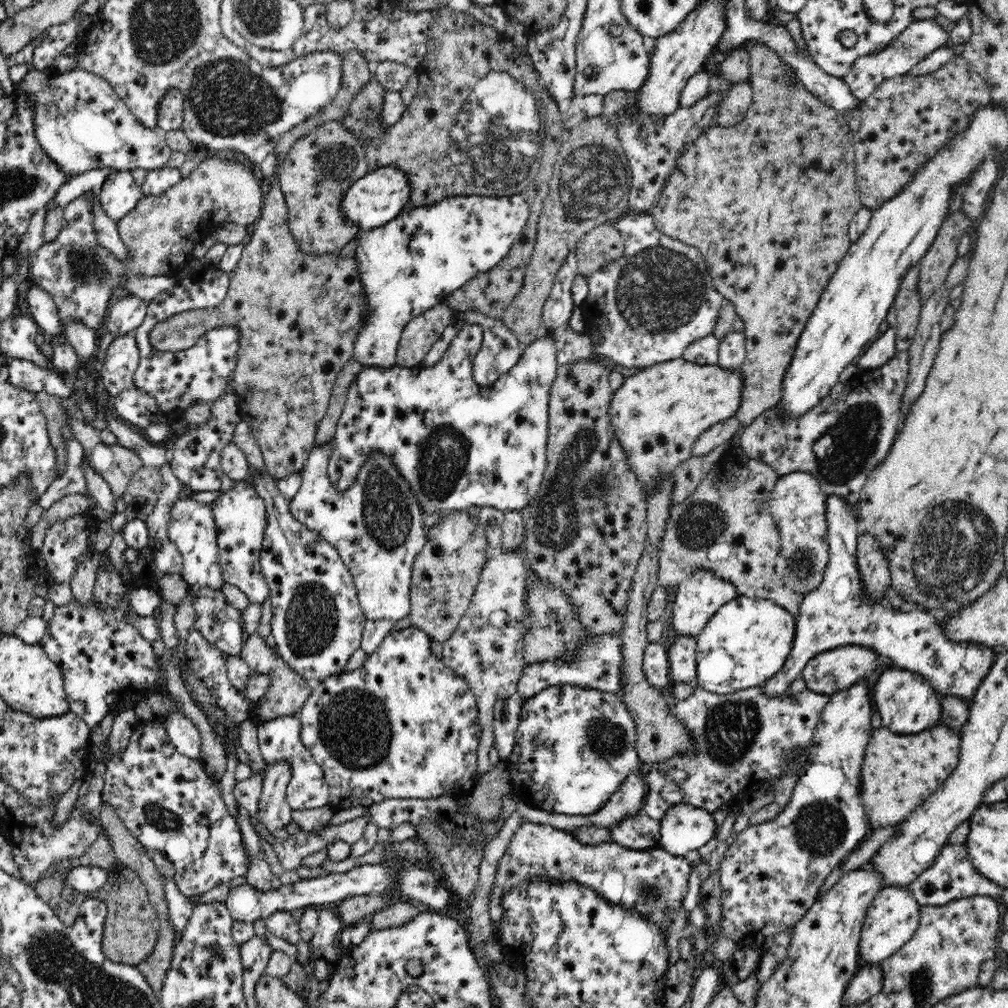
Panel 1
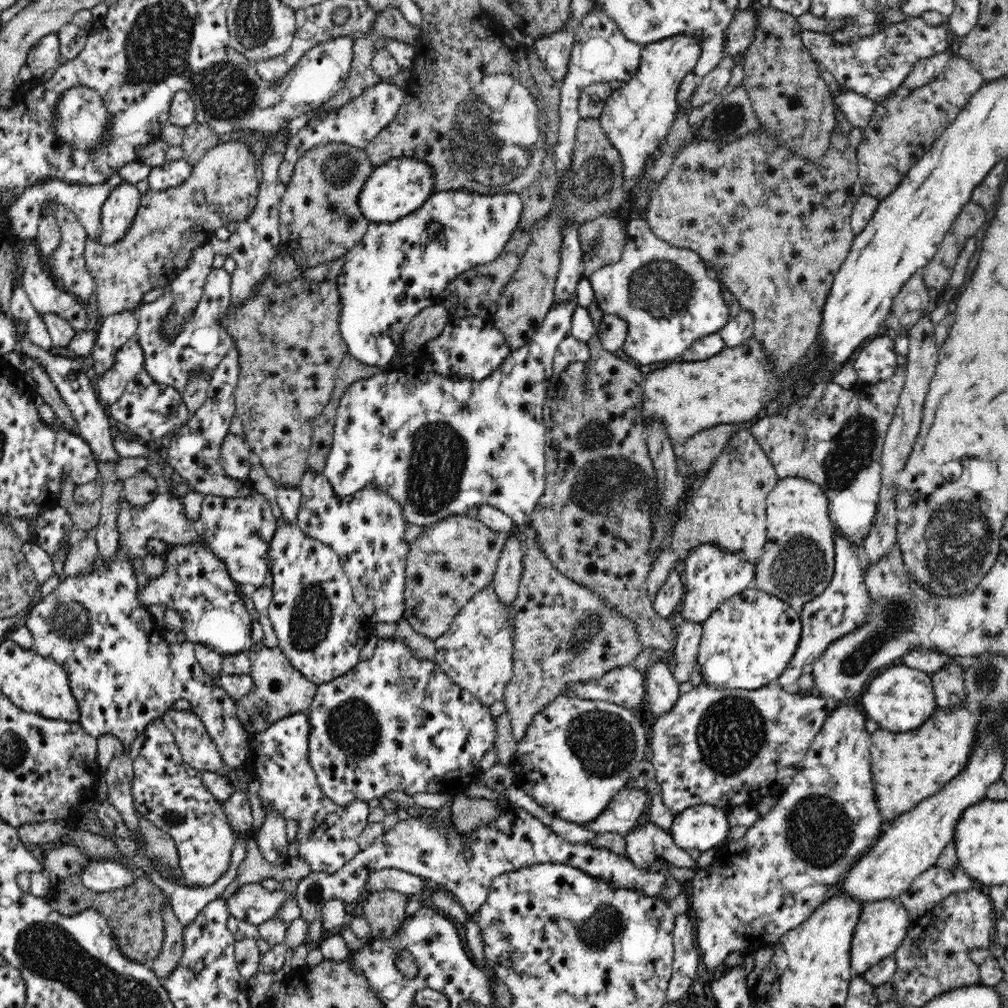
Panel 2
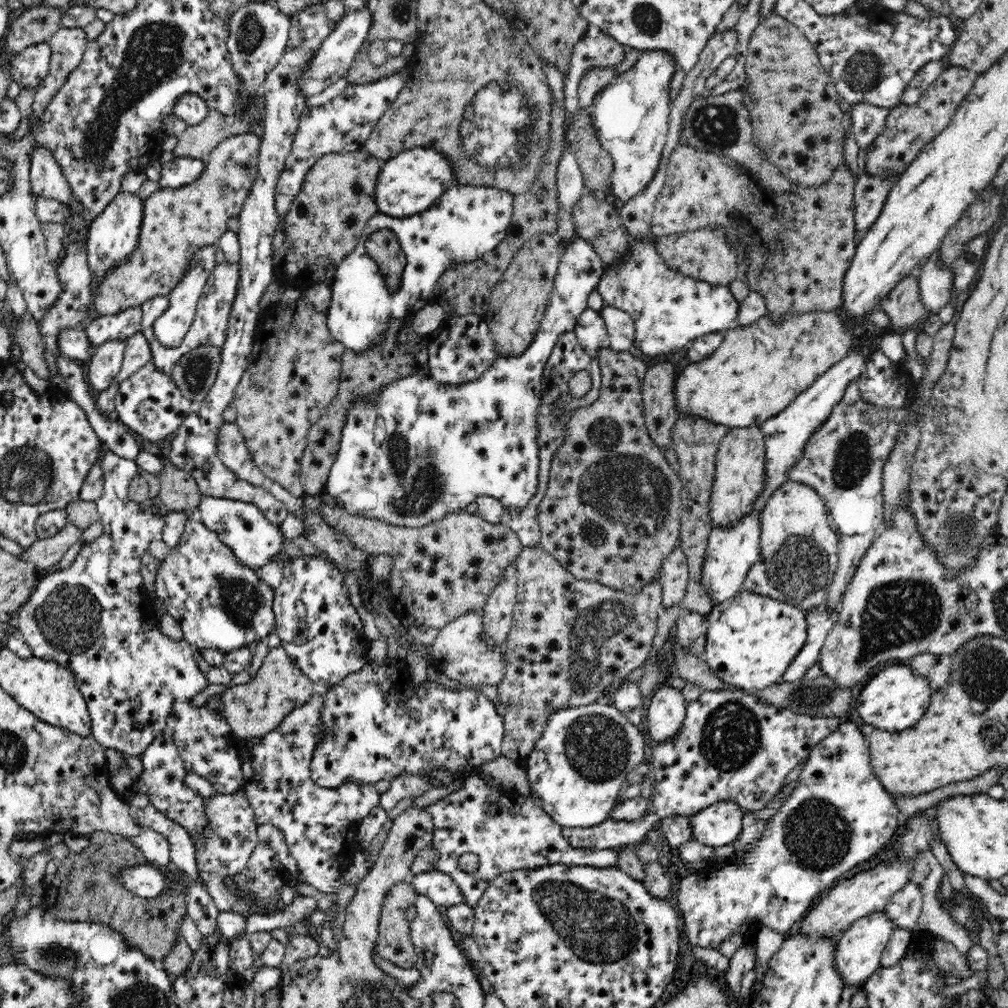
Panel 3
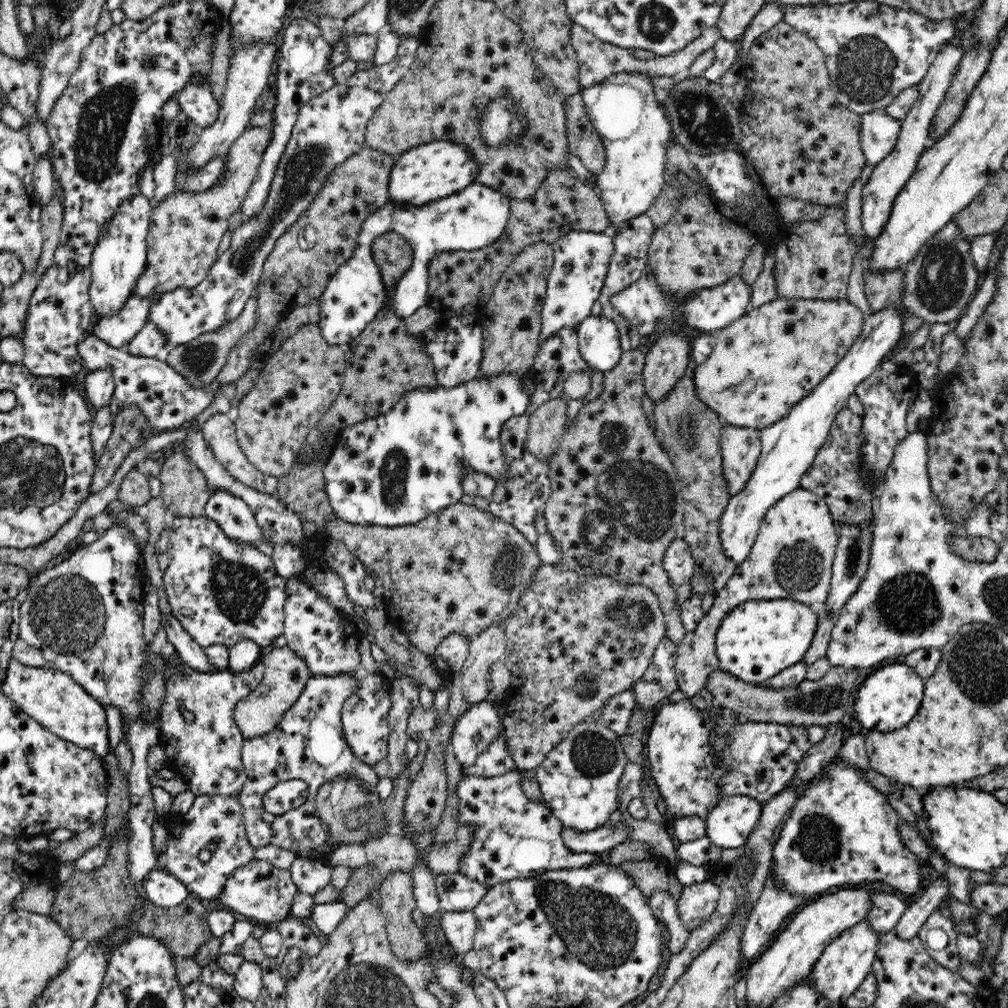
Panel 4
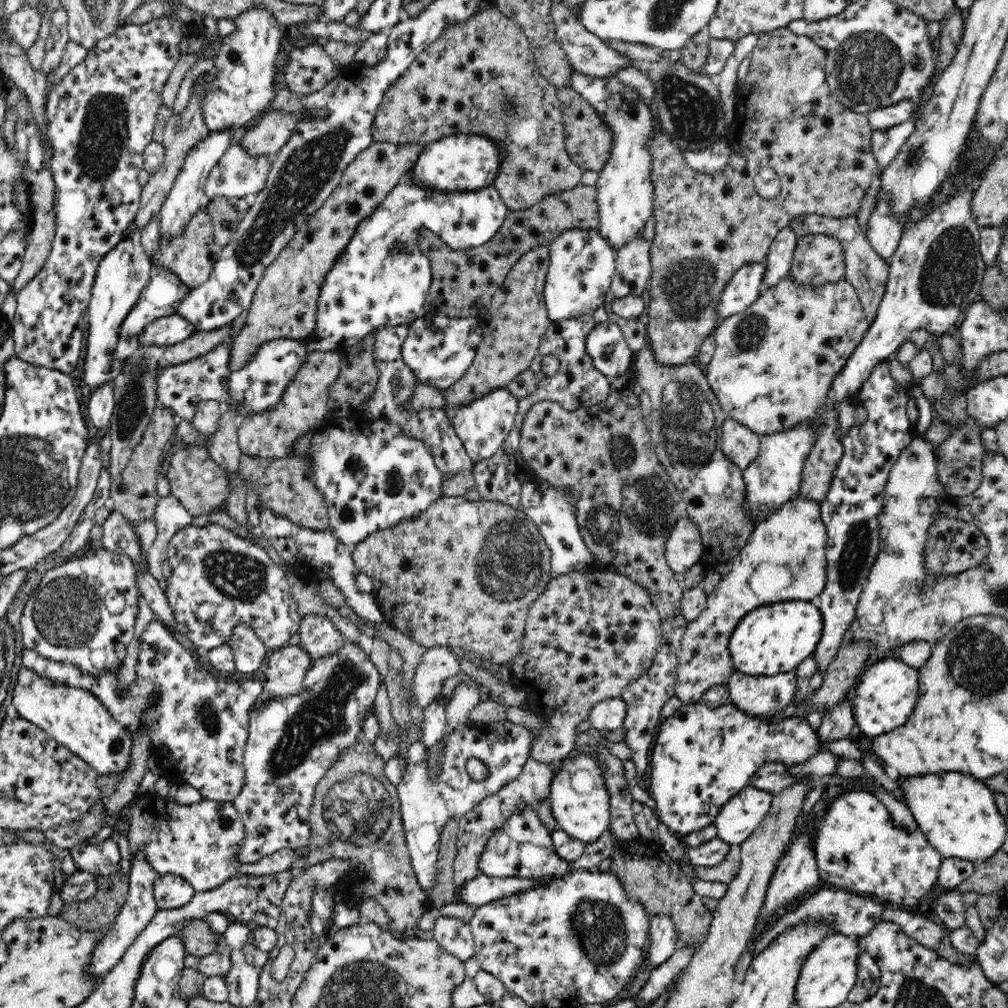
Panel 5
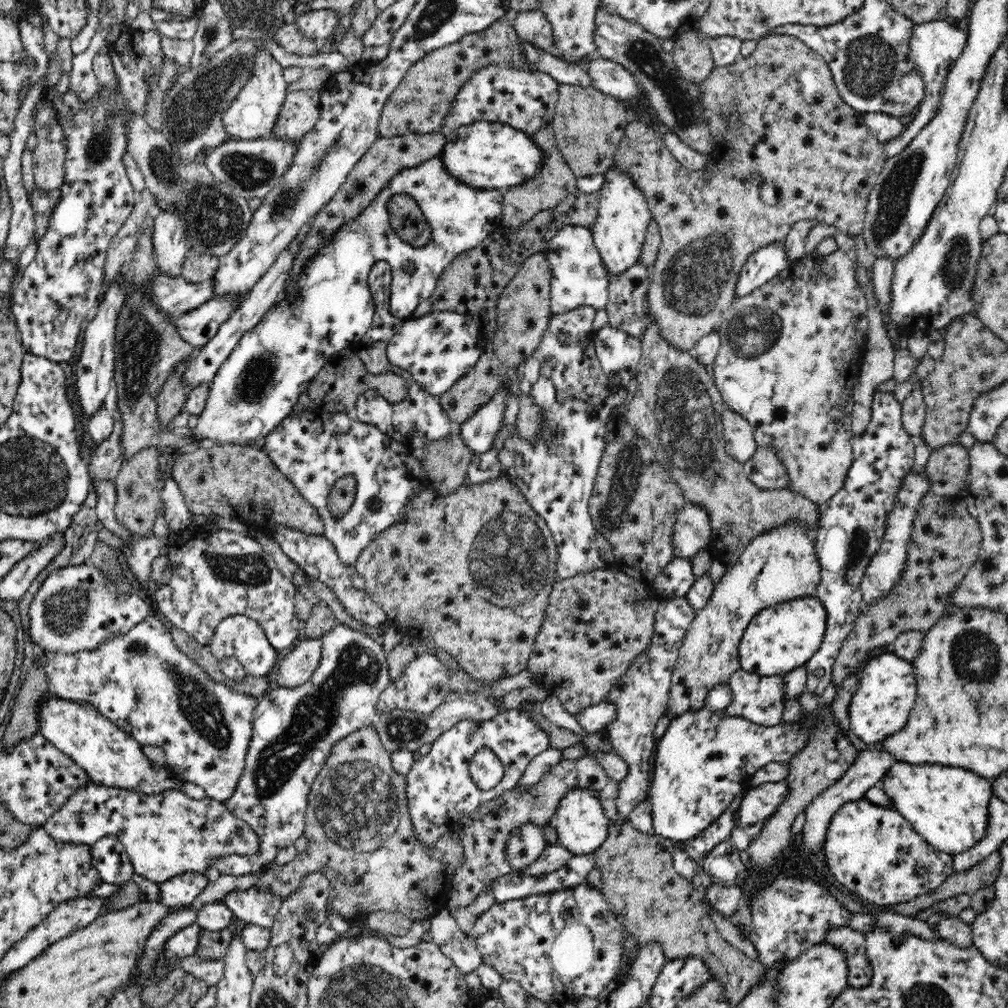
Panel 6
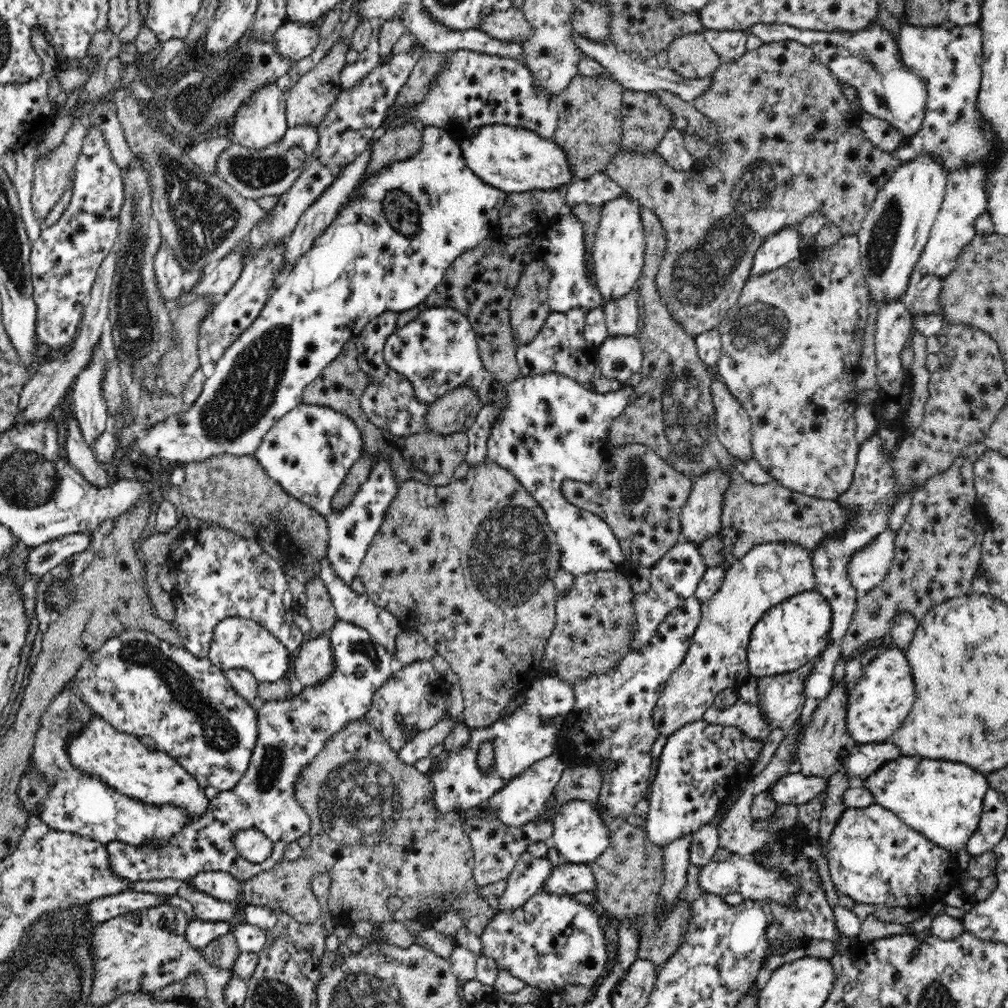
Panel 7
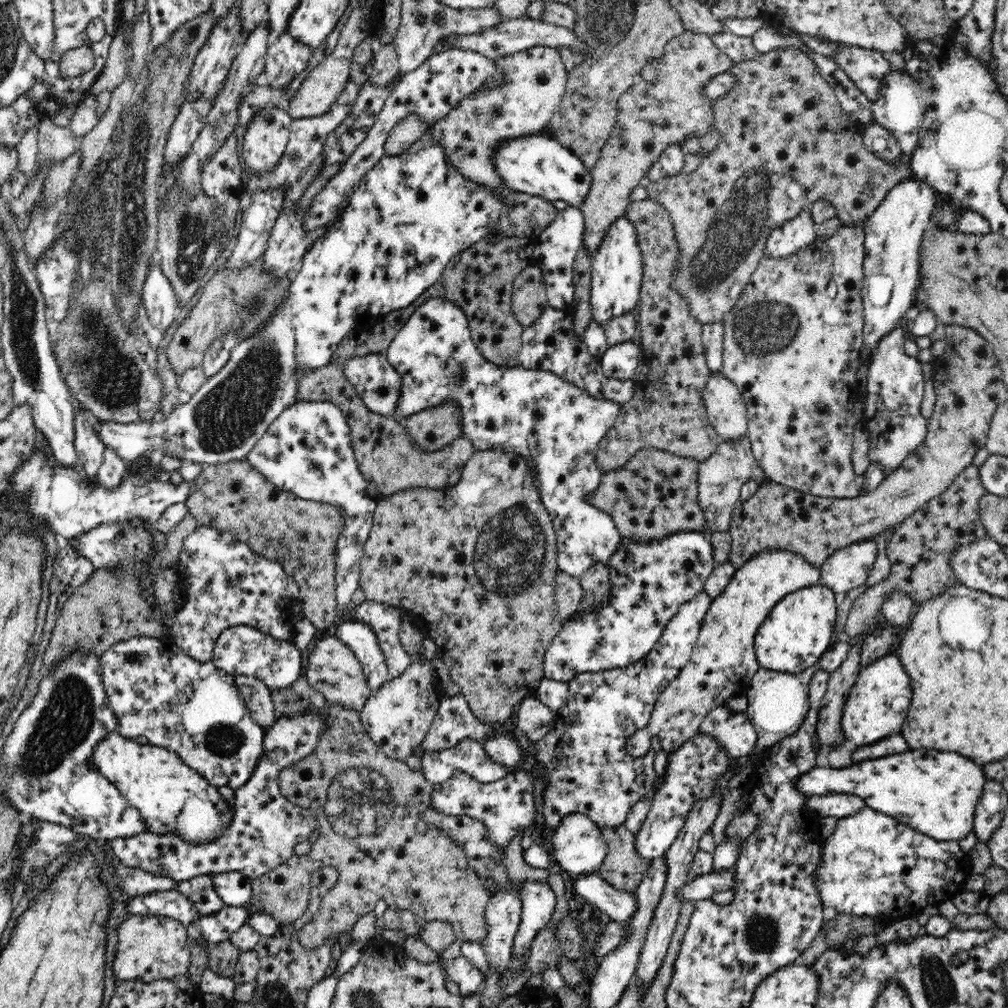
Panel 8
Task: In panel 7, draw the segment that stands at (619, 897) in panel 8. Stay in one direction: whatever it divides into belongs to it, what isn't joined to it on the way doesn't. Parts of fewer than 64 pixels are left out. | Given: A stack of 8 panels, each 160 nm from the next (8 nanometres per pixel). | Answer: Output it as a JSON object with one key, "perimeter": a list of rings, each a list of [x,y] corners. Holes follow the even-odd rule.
{"perimeter":[[[566,862],[553,868],[541,890],[550,894],[575,895],[584,890],[592,892],[596,888],[590,864]]]}

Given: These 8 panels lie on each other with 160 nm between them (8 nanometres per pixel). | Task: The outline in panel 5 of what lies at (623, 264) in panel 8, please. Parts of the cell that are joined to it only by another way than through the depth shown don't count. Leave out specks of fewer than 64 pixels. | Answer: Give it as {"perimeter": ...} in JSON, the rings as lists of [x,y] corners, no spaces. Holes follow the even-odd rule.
{"perimeter":[[[574,71],[569,86],[592,105],[612,134],[611,154],[599,172],[594,190],[600,221],[598,229],[610,246],[617,250],[643,232],[646,221],[653,216],[656,196],[651,179],[652,155],[648,144],[656,134],[661,133],[660,124],[652,105],[646,104],[615,75],[596,78]]]}

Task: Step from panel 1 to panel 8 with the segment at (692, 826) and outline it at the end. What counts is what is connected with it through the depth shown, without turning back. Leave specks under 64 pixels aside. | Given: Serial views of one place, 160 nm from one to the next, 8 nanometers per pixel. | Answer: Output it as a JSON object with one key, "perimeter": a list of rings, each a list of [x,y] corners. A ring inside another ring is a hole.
{"perimeter":[[[914,750],[904,754],[893,754],[892,756],[865,760],[861,763],[852,763],[843,769],[832,767],[814,767],[812,770],[798,776],[796,780],[796,791],[804,797],[824,796],[834,794],[855,794],[861,796],[864,802],[874,810],[882,812],[911,826],[929,837],[940,841],[959,841],[966,838],[973,830],[975,810],[983,796],[983,788],[988,780],[983,767],[976,766],[972,760],[952,754],[952,752],[938,752],[938,750]]]}

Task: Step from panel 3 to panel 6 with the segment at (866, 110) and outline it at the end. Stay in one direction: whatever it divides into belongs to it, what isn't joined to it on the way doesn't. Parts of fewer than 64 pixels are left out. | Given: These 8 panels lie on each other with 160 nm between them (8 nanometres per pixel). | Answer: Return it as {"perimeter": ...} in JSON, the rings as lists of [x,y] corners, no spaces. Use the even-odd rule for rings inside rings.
{"perimeter":[[[934,20],[923,22],[916,26],[913,30],[912,38],[910,38],[909,60],[917,66],[921,77],[924,79],[926,87],[926,96],[922,99],[918,112],[916,112],[912,122],[905,130],[892,141],[888,140],[883,144],[884,153],[888,157],[894,157],[896,154],[901,154],[912,140],[932,121],[938,104],[940,104],[940,96],[942,96],[942,88],[944,88],[944,80],[946,74],[950,70],[953,62],[960,56],[962,48],[966,44],[966,26],[958,26],[949,20]]]}

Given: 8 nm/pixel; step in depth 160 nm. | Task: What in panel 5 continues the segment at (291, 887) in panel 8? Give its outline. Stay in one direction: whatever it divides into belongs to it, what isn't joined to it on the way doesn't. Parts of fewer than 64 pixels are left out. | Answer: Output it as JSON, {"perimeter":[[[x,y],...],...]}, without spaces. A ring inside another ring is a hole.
{"perimeter":[[[357,741],[350,750],[332,765],[330,770],[315,786],[315,797],[309,814],[311,837],[306,857],[297,857],[292,863],[293,872],[304,866],[330,860],[330,858],[349,858],[355,864],[361,864],[359,869],[350,869],[342,874],[337,883],[342,893],[356,894],[358,898],[373,896],[390,917],[387,929],[402,940],[410,939],[408,931],[417,927],[419,917],[429,908],[429,897],[422,891],[416,879],[416,873],[410,862],[410,853],[406,847],[402,817],[400,816],[399,800],[396,790],[389,787],[388,777],[384,773],[385,764],[373,748],[365,748]]]}

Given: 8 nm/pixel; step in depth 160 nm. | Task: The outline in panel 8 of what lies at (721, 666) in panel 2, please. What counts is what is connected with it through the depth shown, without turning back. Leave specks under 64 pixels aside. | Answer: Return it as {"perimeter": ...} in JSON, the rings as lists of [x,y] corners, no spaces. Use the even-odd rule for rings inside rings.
{"perimeter":[[[809,585],[781,598],[755,636],[755,655],[759,666],[773,672],[800,675],[829,651],[836,614],[836,593],[826,587]]]}

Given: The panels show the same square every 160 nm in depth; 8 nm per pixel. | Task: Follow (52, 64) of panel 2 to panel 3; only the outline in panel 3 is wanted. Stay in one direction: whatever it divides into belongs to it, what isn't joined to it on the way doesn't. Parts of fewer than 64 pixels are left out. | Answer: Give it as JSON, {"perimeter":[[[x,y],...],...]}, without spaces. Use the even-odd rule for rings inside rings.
{"perimeter":[[[39,42],[15,54],[11,61],[12,78],[21,86],[36,86],[48,74],[51,63],[51,48],[47,42]]]}

